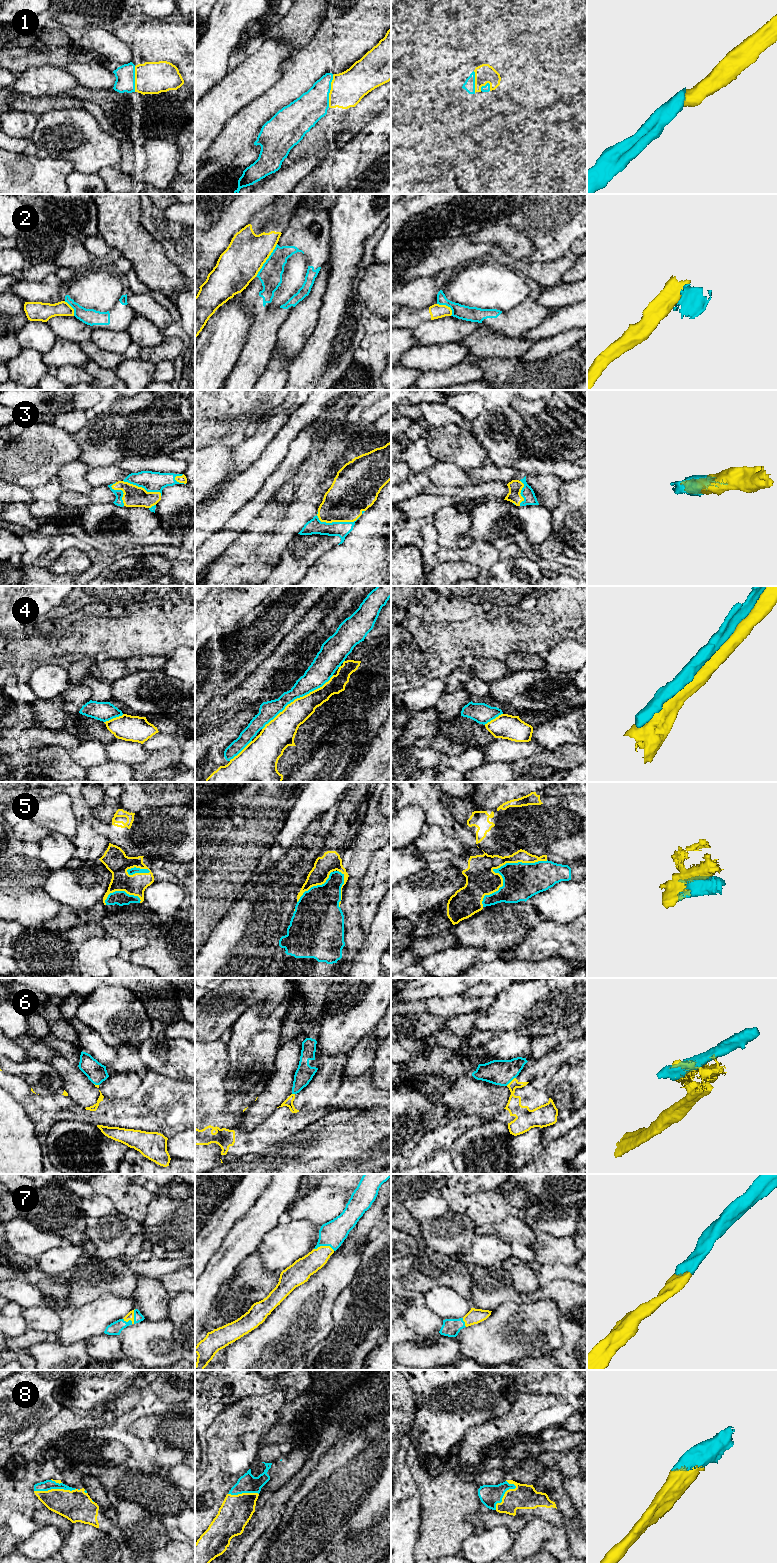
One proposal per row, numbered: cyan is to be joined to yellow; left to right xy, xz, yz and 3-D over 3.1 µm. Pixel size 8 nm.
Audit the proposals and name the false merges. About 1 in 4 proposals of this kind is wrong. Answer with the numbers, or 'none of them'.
2, 4, 6

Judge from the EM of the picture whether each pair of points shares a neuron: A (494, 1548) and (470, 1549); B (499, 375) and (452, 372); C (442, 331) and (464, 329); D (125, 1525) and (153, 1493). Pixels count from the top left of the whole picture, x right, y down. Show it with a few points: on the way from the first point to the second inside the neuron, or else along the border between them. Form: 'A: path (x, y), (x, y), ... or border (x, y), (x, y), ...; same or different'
A: path (488, 1548), (476, 1549); same
B: border (479, 361), (479, 366), (482, 370), (481, 379); different
C: path (447, 330), (459, 329); same
D: border (117, 1507), (120, 1503), (147, 1507), (160, 1517); different

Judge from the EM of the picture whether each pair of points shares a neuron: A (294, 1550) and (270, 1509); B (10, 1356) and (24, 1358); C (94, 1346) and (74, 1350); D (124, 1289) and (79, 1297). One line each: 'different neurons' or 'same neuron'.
A: different neurons
B: same neuron
C: different neurons
D: same neuron

